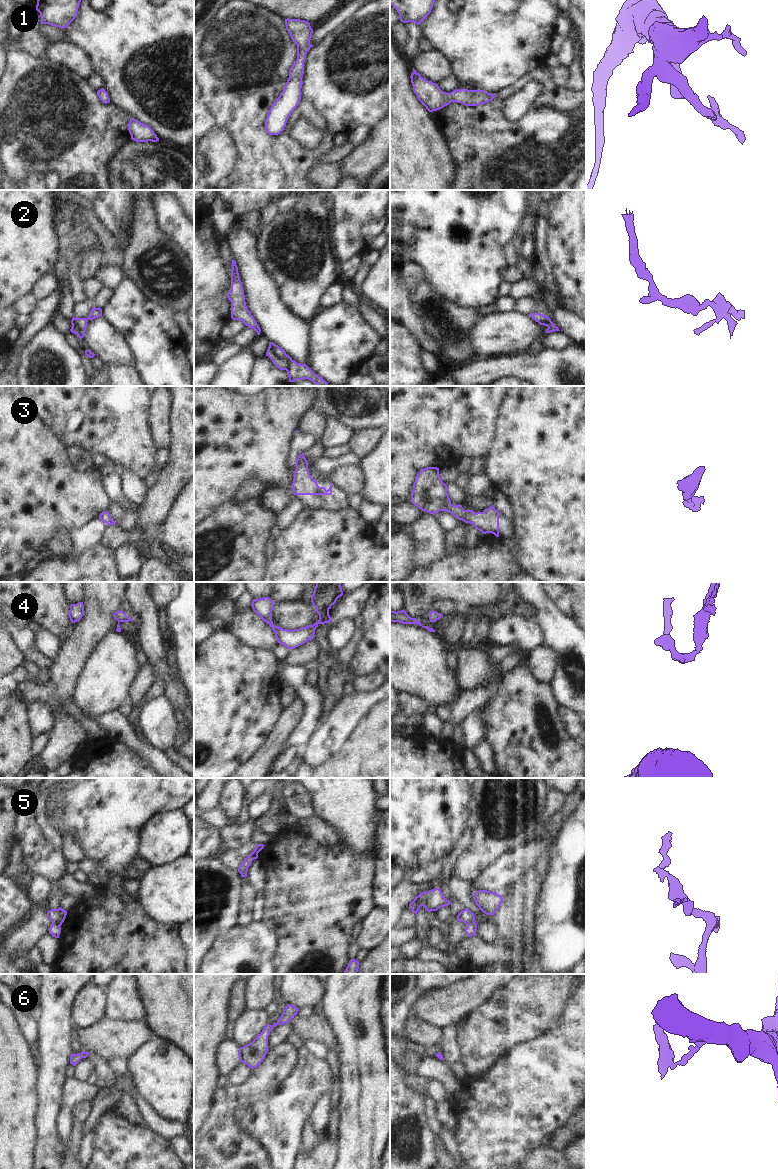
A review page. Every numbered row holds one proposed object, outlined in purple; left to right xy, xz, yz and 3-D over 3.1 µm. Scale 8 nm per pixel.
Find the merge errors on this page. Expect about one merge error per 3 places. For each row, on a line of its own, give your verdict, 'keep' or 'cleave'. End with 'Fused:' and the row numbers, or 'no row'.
1: keep
2: cleave
3: keep
4: cleave
5: cleave
6: keep
Fused: 2, 4, 5

